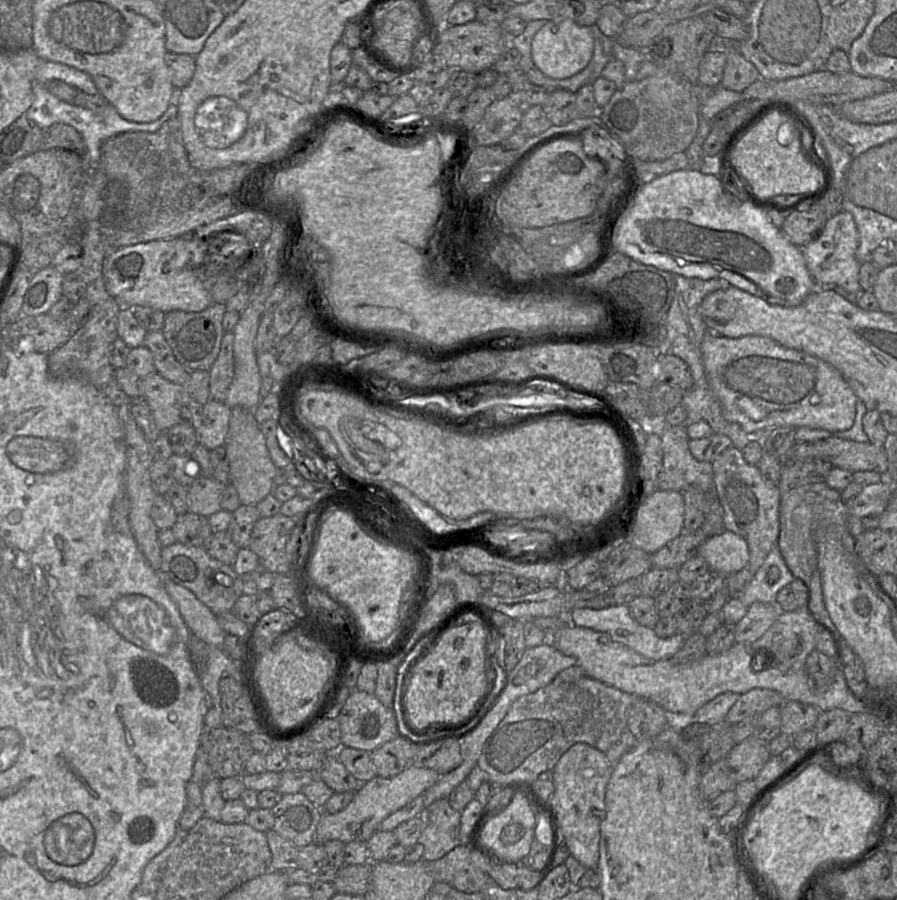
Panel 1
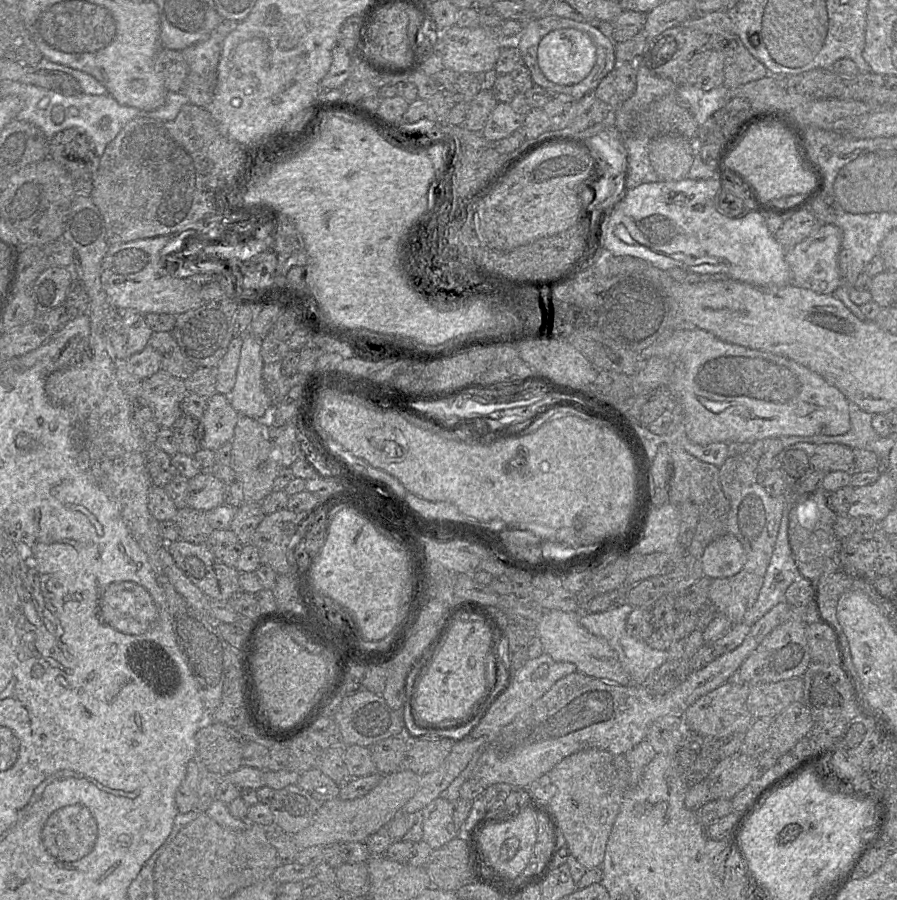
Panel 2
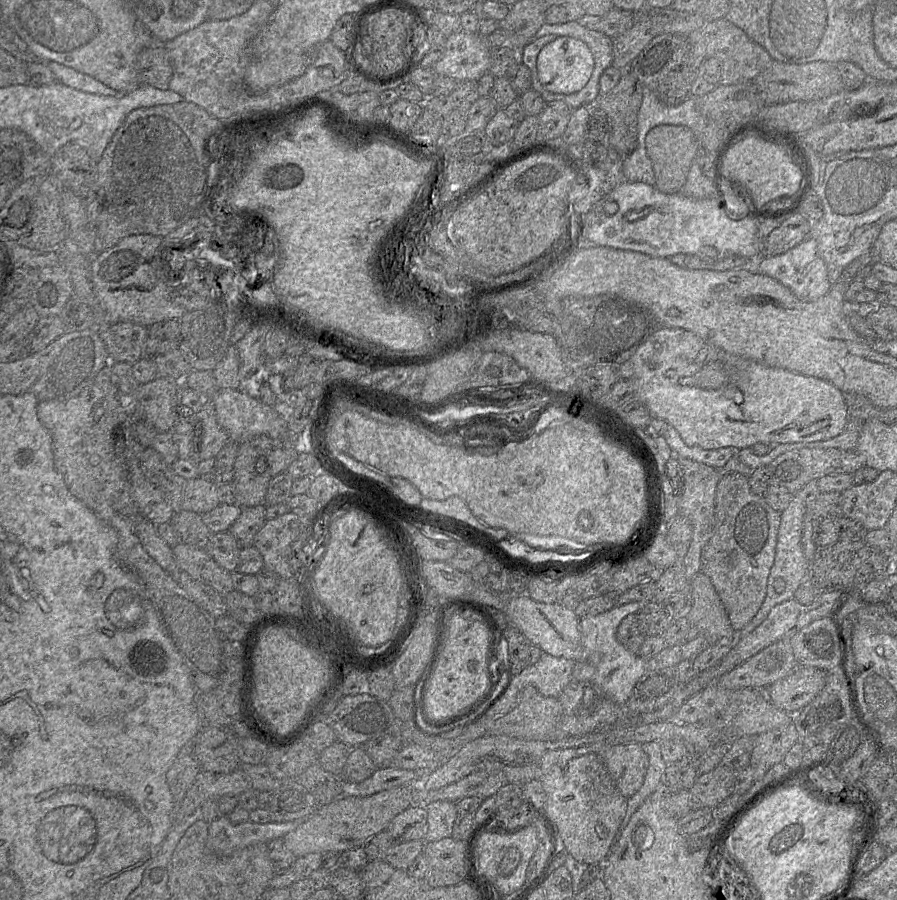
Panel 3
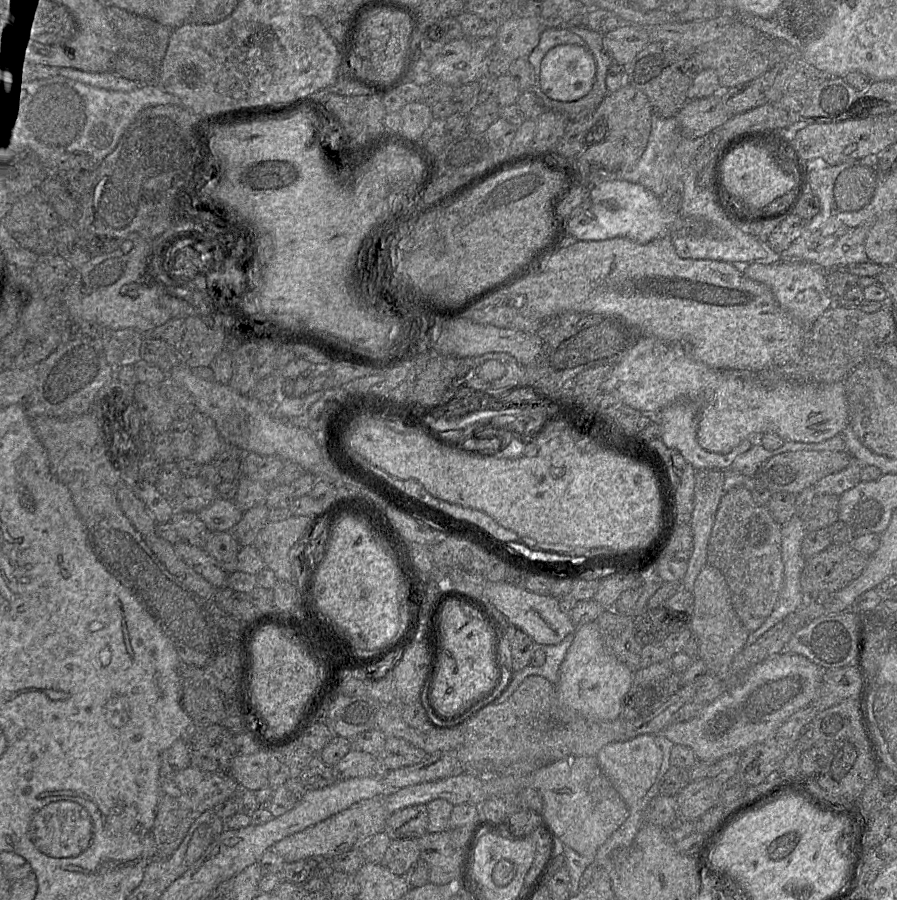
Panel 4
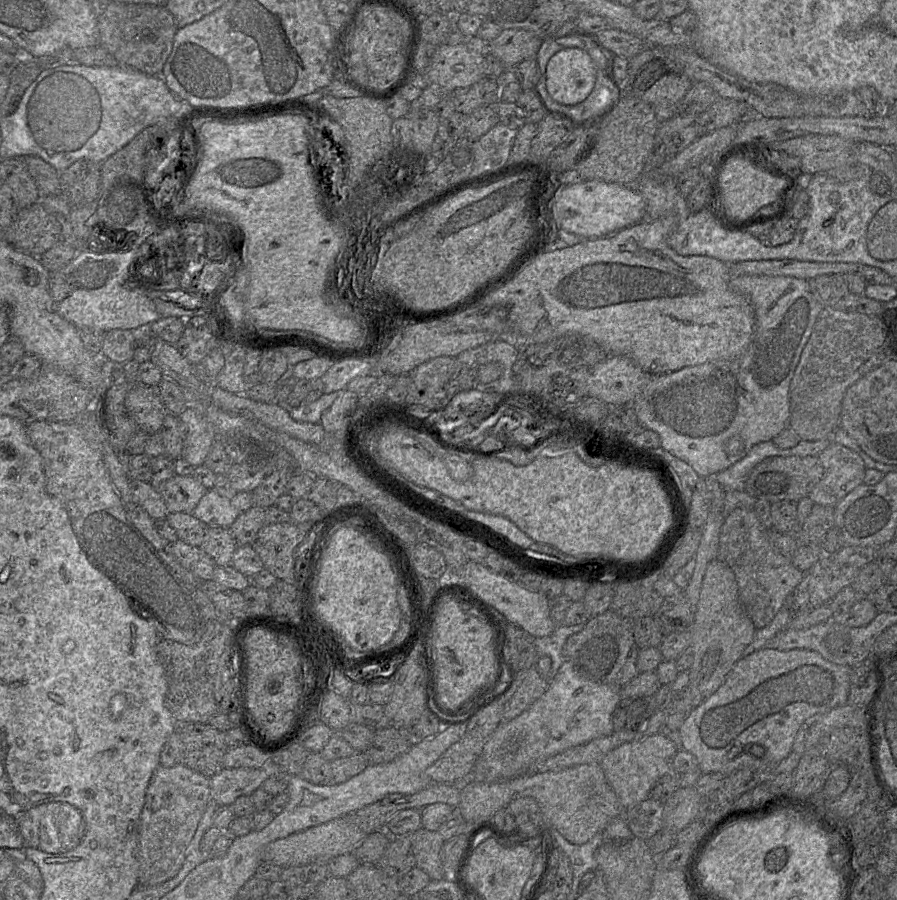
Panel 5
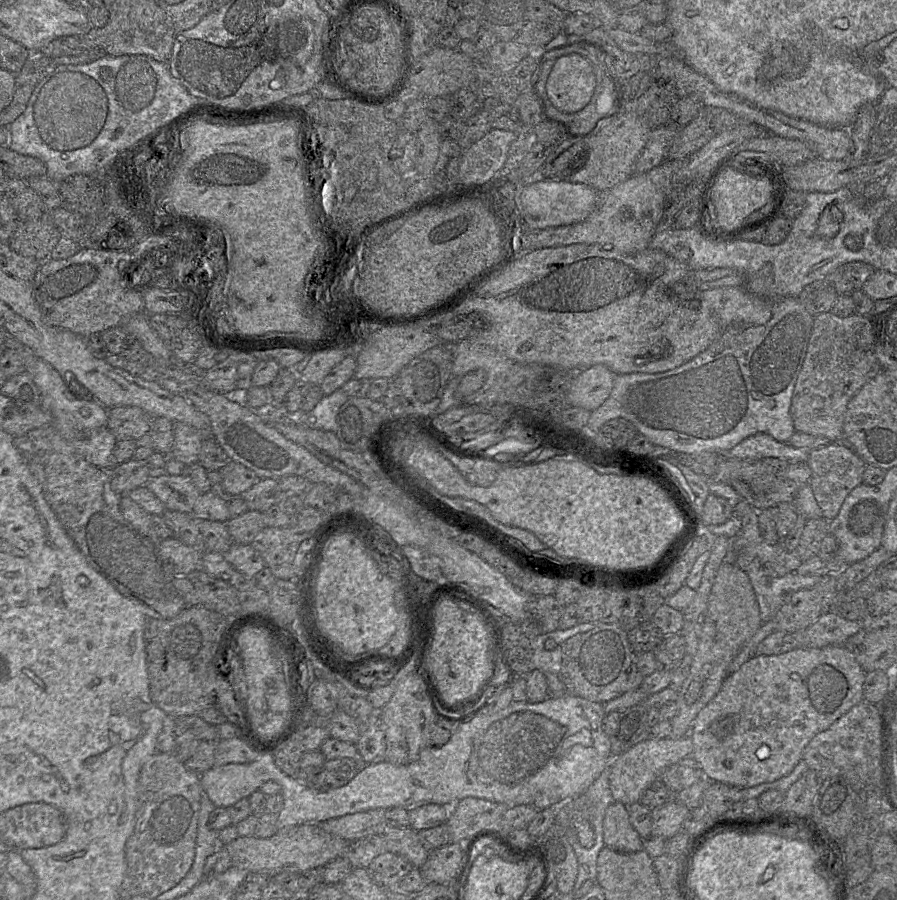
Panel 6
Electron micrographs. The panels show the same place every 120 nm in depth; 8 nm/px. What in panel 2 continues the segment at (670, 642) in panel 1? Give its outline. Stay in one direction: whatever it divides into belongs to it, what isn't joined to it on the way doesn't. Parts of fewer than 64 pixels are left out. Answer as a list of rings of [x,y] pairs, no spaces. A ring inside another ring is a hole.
[[[625,603],[615,609],[601,613],[580,612],[580,624],[591,634],[603,638],[610,647],[616,652],[619,661],[628,674],[631,684],[641,685],[645,679],[667,659],[667,652],[656,650],[647,645],[645,640],[634,638],[626,631],[626,619],[635,607]]]

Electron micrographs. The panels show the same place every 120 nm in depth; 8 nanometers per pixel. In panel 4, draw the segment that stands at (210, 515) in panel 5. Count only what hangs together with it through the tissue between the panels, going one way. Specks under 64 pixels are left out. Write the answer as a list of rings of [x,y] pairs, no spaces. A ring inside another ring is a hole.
[[[217,497],[209,506],[197,512],[210,532],[232,531],[242,518],[241,511],[233,500]]]

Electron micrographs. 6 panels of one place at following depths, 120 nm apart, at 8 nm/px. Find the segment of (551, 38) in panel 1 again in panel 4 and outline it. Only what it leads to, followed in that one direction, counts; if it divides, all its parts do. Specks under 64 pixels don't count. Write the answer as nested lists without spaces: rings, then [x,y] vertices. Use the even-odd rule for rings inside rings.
[[[562,44],[551,48],[544,56],[540,69],[540,89],[550,99],[572,102],[586,96],[595,81],[595,57],[584,46]]]

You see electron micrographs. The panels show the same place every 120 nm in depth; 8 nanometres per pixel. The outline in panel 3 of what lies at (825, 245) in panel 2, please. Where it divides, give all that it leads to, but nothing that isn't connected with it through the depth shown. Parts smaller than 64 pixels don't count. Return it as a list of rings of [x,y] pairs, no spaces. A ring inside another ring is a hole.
[[[807,237],[787,252],[773,257],[760,256],[755,261],[755,271],[769,276],[787,287],[801,301],[815,301],[826,295],[831,289],[827,267],[820,257],[816,241]]]

